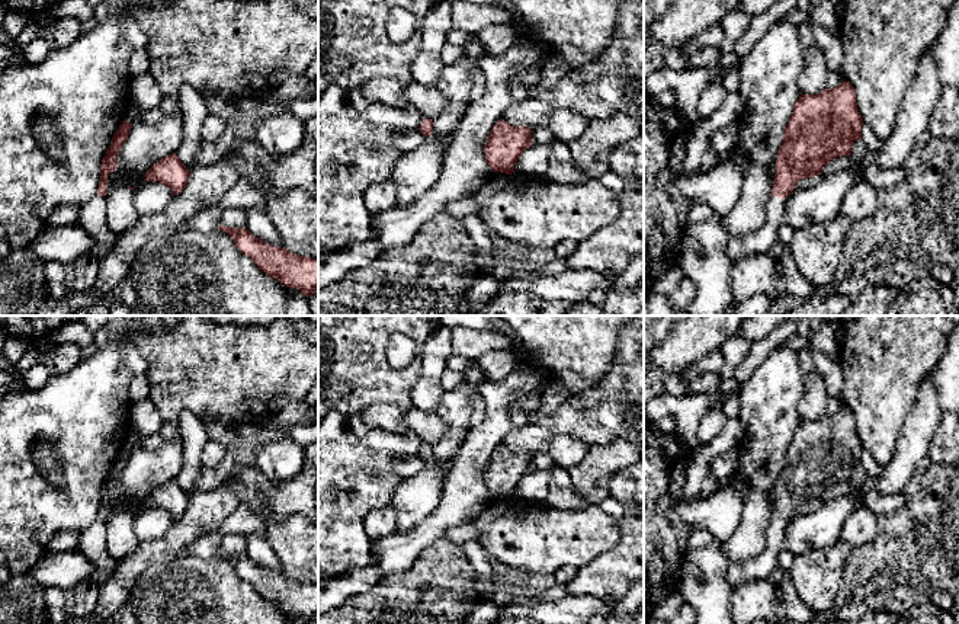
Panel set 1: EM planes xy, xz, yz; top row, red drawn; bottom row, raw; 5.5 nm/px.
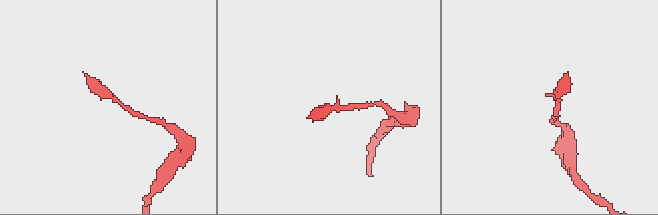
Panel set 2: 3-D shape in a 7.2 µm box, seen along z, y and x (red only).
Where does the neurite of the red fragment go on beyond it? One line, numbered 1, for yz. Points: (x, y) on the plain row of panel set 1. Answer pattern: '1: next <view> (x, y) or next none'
1: next yz (762, 566)

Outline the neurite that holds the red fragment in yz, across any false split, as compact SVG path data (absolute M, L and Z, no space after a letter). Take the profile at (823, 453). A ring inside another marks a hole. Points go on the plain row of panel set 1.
M849 407L817 420L799 422L783 457L772 521L766 529L766 548L754 559L729 564L725 579L731 591L776 572L777 556L785 550L786 525L796 509L821 500L835 483L850 481L853 468L862 465L862 449L856 417Z

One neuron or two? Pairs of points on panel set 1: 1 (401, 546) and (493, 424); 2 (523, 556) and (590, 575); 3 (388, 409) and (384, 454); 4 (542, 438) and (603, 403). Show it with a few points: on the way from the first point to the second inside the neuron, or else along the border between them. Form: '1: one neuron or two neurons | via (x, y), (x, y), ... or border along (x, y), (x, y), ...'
1: one neuron | via (435, 524), (465, 493), (465, 473), (472, 457)
2: two neurons | border along (608, 550), (579, 569)
3: two neurons | border along (356, 416), (390, 432), (409, 431)
4: one neuron | via (557, 424), (589, 416)

